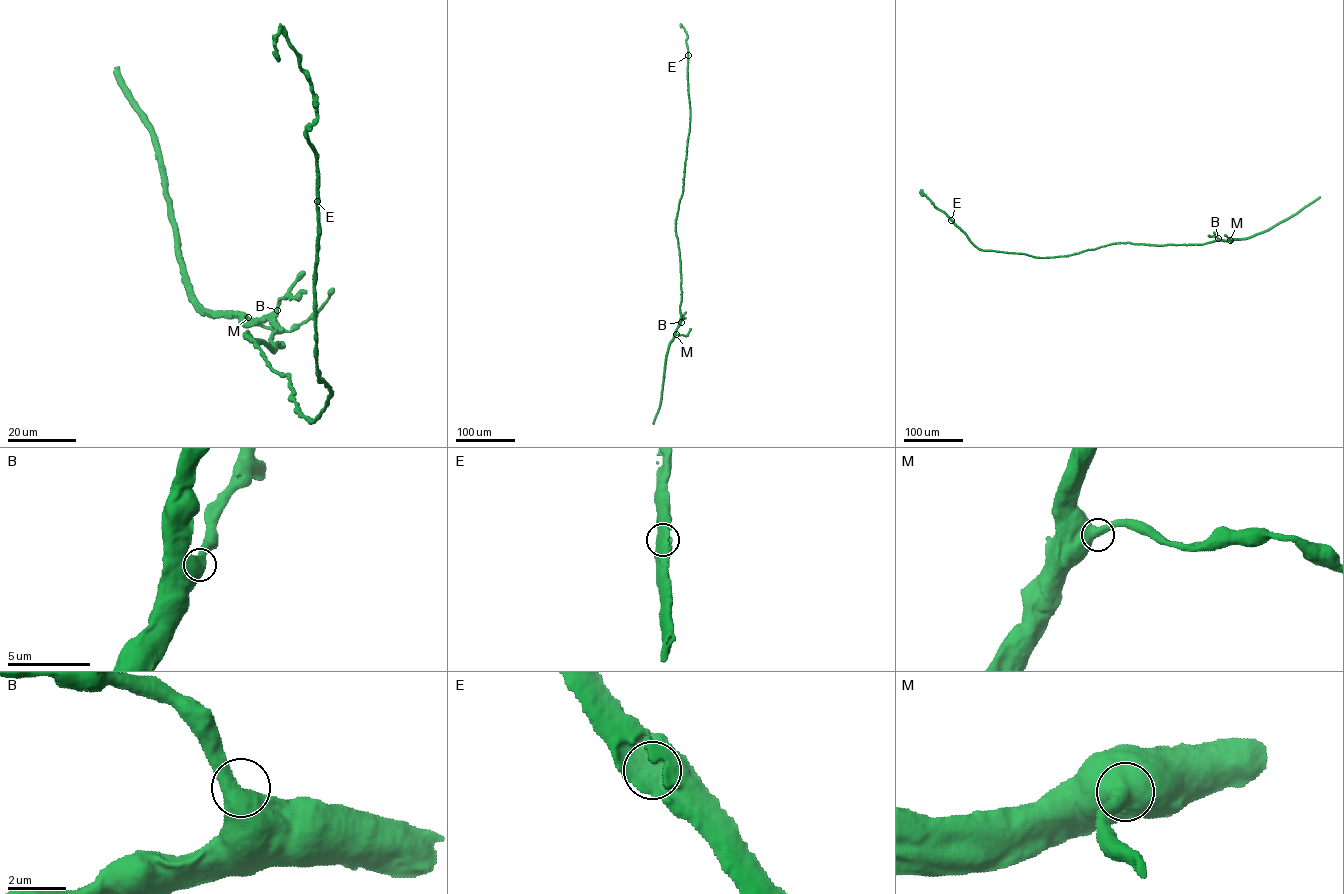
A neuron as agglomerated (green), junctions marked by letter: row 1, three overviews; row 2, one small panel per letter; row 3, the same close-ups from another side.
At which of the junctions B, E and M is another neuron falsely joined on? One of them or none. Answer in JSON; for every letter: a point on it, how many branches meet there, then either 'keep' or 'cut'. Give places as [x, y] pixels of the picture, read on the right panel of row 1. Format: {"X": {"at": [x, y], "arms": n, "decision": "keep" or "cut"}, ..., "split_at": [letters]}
{"B": {"at": [1218, 238], "arms": 2, "decision": "keep"}, "E": {"at": [951, 220], "arms": 3, "decision": "keep"}, "M": {"at": [1230, 240], "arms": 2, "decision": "keep"}, "split_at": []}

